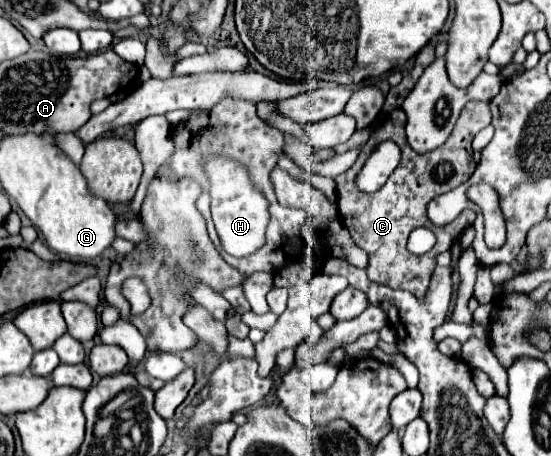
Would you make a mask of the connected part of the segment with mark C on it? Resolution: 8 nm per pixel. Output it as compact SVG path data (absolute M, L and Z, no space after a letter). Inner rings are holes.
M468 102L460 118L444 142L444 146L428 152L428 154L416 154L406 140L404 126L406 126L406 114L402 108L392 110L390 114L384 116L382 124L374 130L370 140L366 144L382 144L386 140L392 140L400 146L402 150L402 160L398 168L390 174L386 184L372 194L366 194L358 190L356 186L356 176L358 176L358 160L342 174L336 176L336 186L338 186L338 214L342 224L348 228L350 236L354 242L368 254L368 268L366 274L372 282L398 288L398 290L408 290L416 298L424 298L428 292L428 282L436 266L436 256L440 252L446 252L452 248L452 244L460 238L466 226L470 226L476 218L474 212L462 212L454 222L448 226L432 226L426 216L426 206L432 198L452 190L454 186L462 184L468 180L474 172L474 158L472 158L472 138L490 124L490 106L488 102ZM420 226L430 226L430 230L436 234L436 246L424 254L424 256L414 256L406 250L406 240L414 228Z

